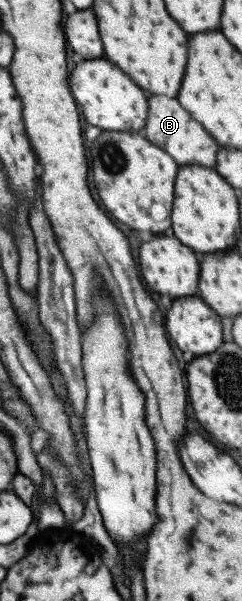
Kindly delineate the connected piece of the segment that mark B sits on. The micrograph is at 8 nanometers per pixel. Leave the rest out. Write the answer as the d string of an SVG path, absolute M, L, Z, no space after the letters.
M147 95L148 112L141 129L143 137L149 143L163 148L178 167L183 165L199 165L199 167L214 168L216 163L216 141L207 133L203 126L193 119L176 99L167 99L165 95Z

